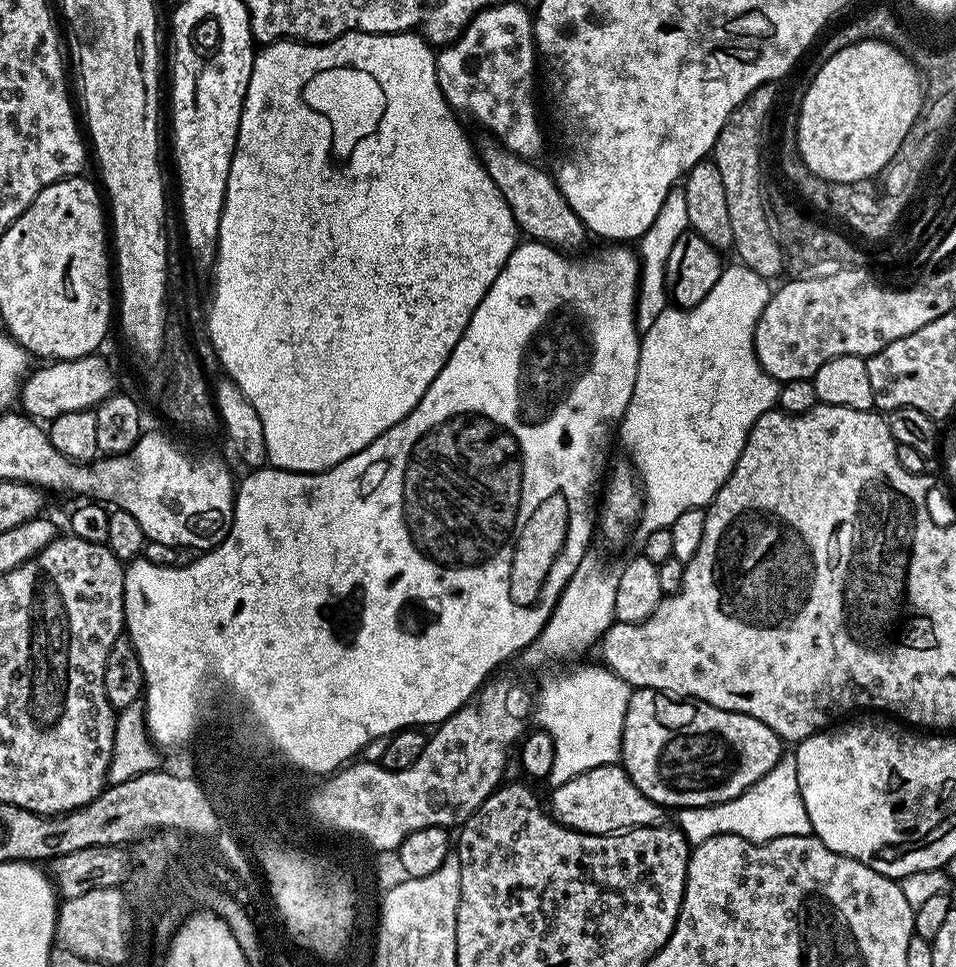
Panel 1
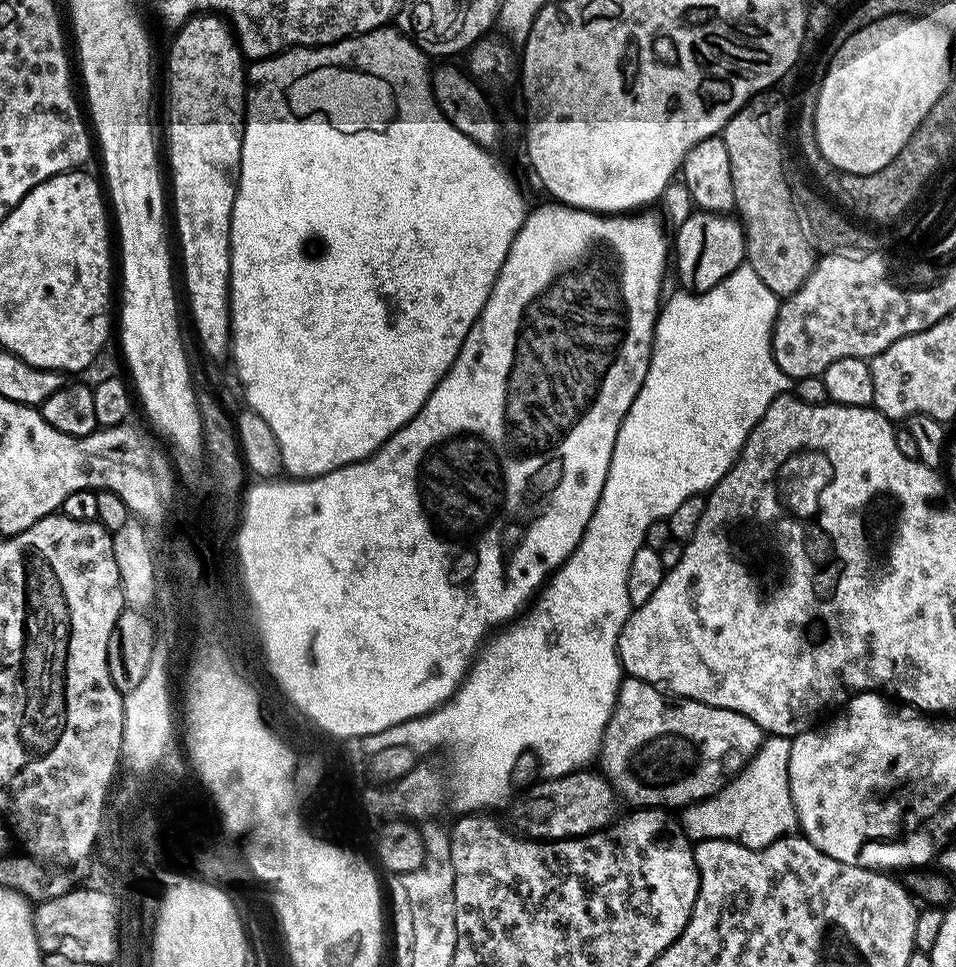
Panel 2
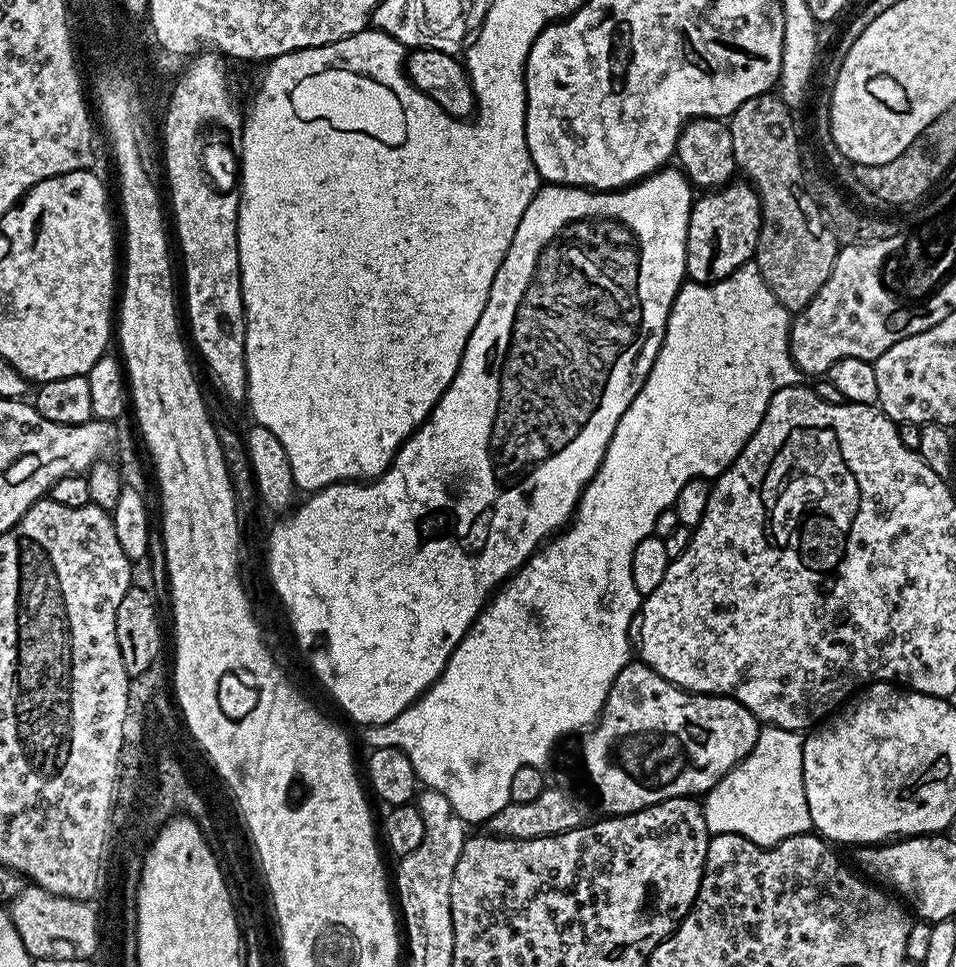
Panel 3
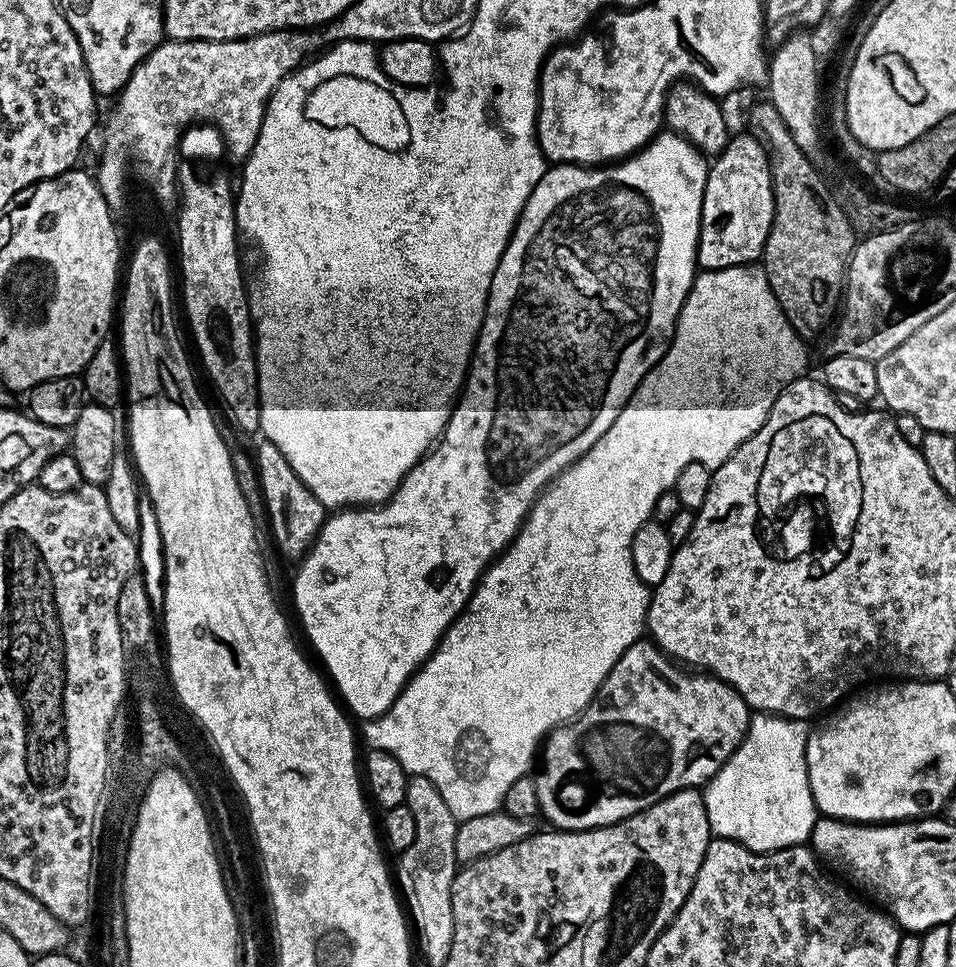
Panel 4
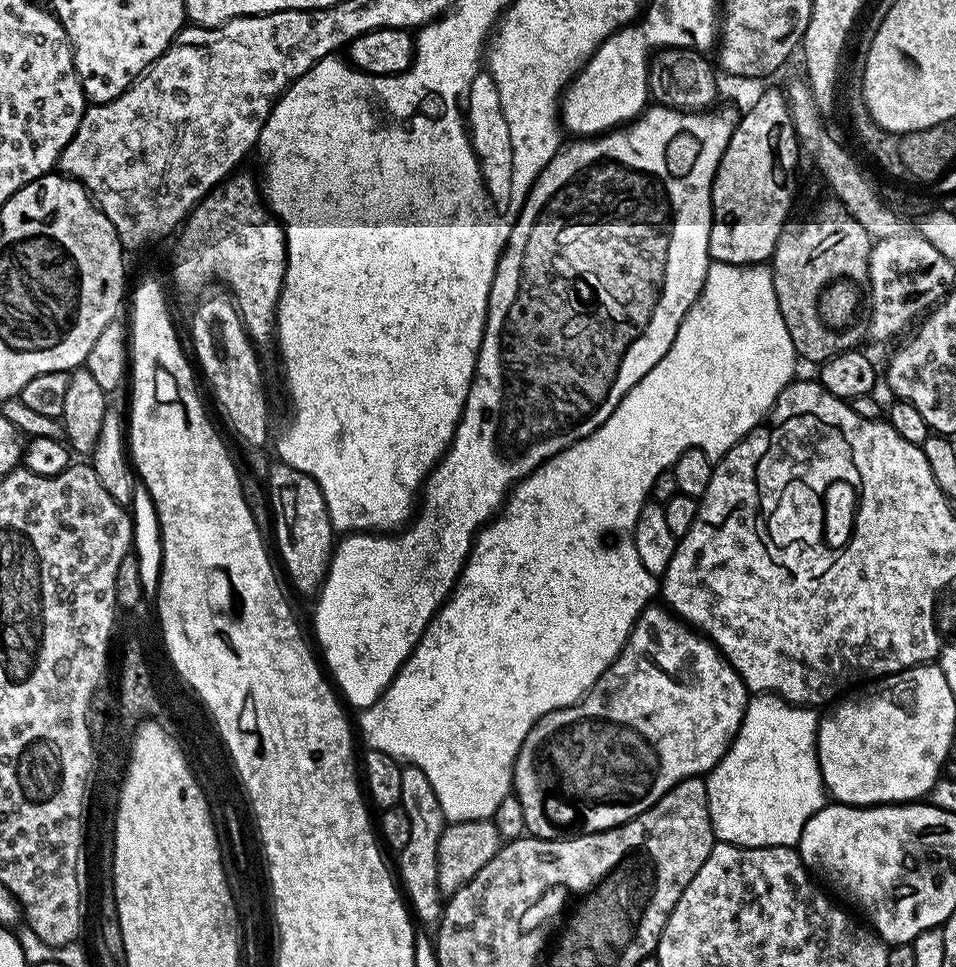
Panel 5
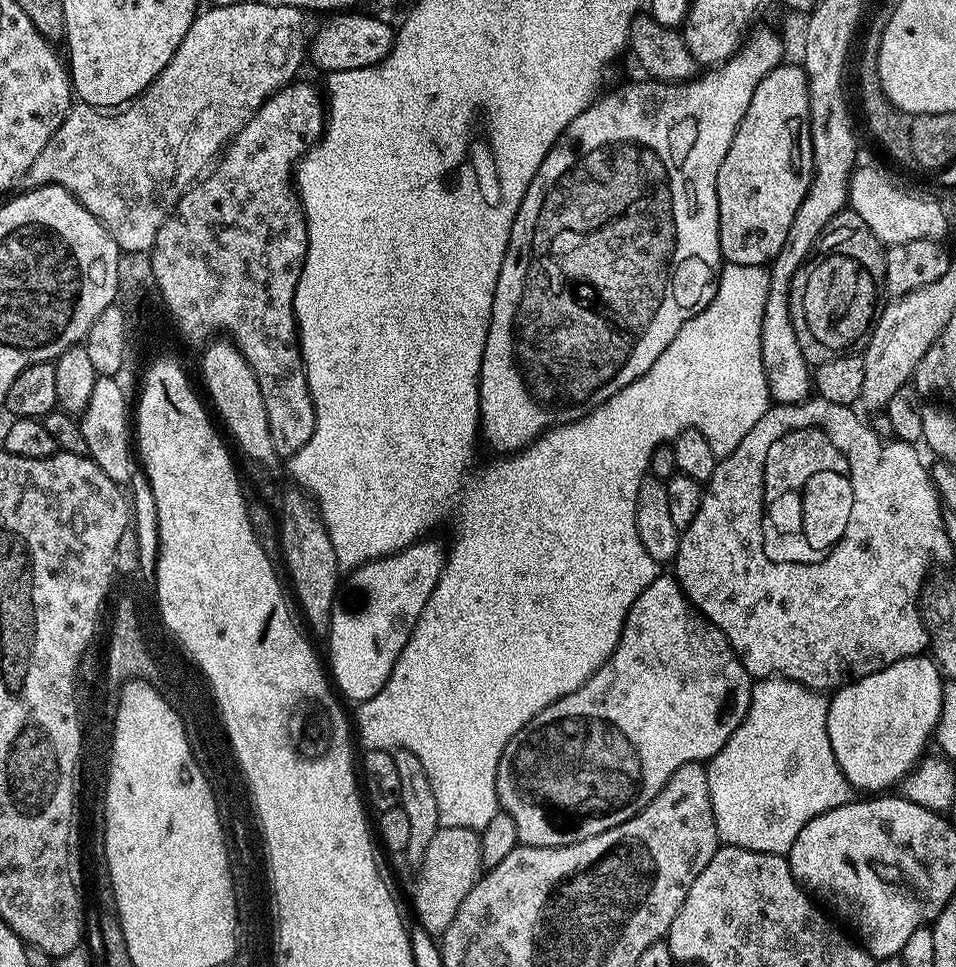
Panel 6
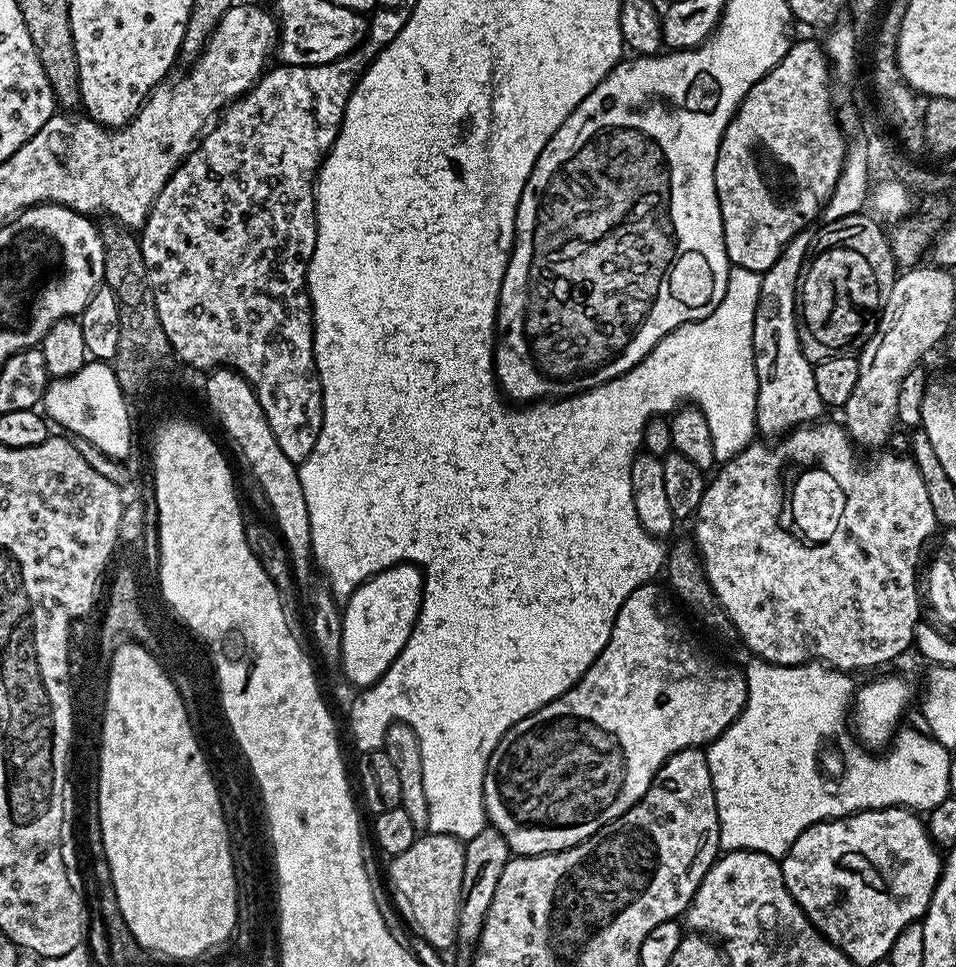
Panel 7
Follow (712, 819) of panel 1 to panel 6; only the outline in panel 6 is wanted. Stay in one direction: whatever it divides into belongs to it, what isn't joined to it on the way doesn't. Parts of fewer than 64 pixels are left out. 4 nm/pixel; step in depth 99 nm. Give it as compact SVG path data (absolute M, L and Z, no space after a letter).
M760 678L753 683L752 701L744 721L707 765L716 833L725 845L755 852L787 854L806 822L853 799L854 789L842 774L834 750L830 750L826 730L828 702L827 695L793 680Z

